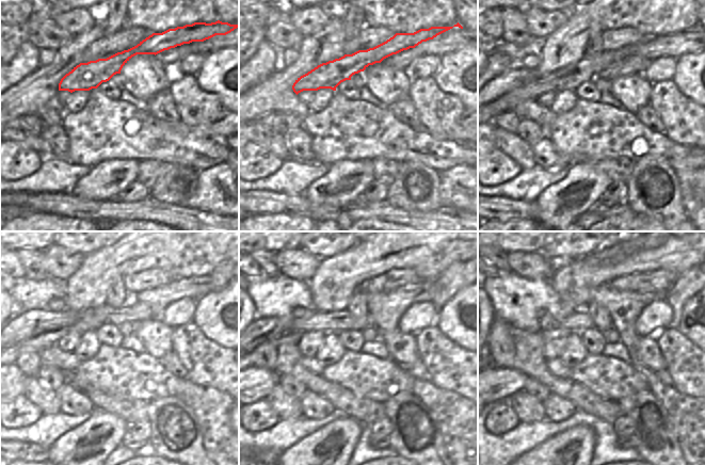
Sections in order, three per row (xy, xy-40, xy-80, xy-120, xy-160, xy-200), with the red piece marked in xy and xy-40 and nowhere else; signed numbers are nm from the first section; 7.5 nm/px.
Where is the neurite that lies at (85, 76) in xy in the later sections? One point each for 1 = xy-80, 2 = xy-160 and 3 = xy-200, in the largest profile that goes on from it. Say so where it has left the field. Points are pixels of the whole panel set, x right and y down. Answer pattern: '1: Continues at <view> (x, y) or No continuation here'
1: Continues at xy-80 (519, 84)
2: Continues at xy-160 (261, 329)
3: Continues at xy-200 (577, 321)

